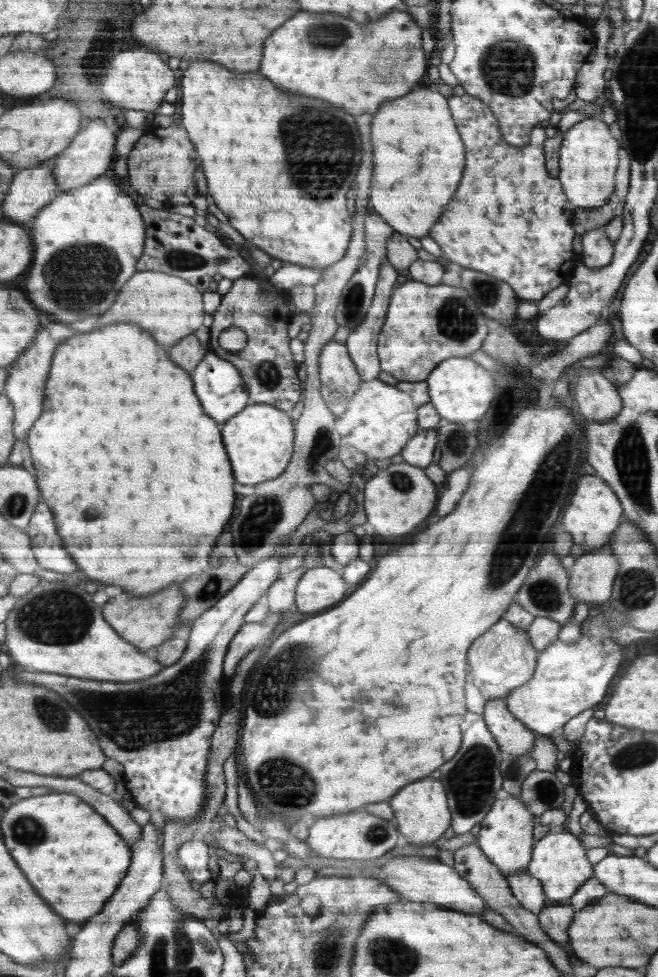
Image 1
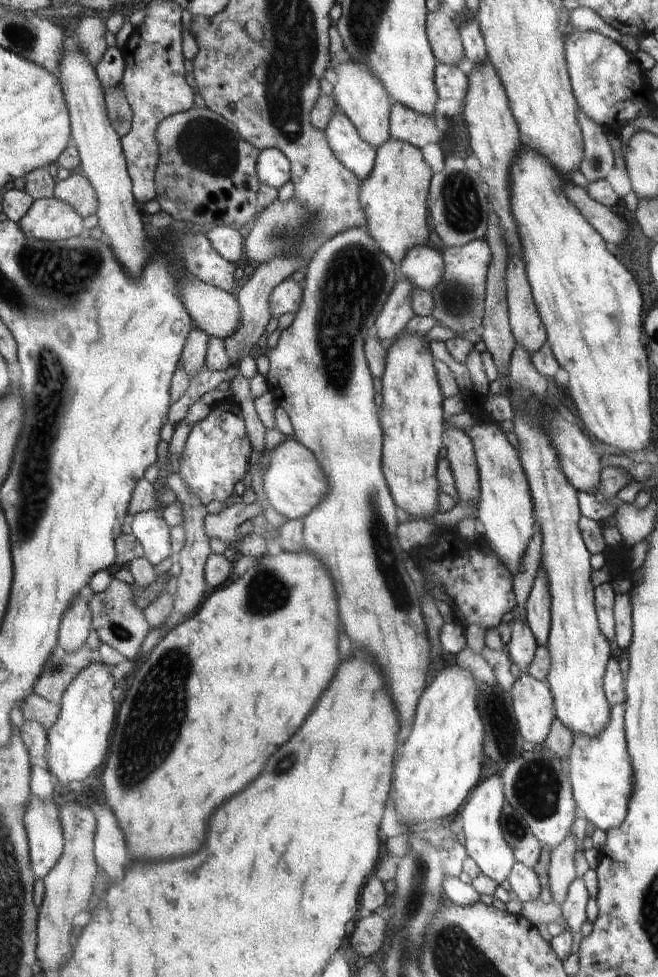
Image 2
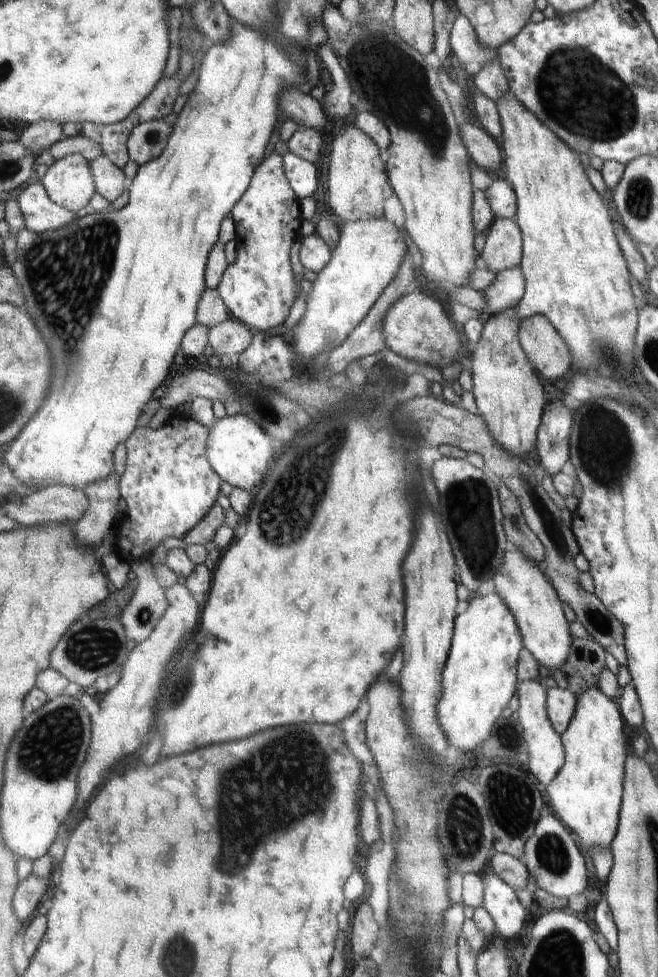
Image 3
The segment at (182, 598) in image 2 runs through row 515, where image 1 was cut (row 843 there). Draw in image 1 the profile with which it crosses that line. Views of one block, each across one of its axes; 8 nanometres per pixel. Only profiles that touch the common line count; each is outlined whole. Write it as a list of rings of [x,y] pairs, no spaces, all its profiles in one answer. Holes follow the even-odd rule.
[[[201,836],[184,844],[179,852],[184,869],[201,884],[213,880],[210,870],[211,853],[212,848]]]

